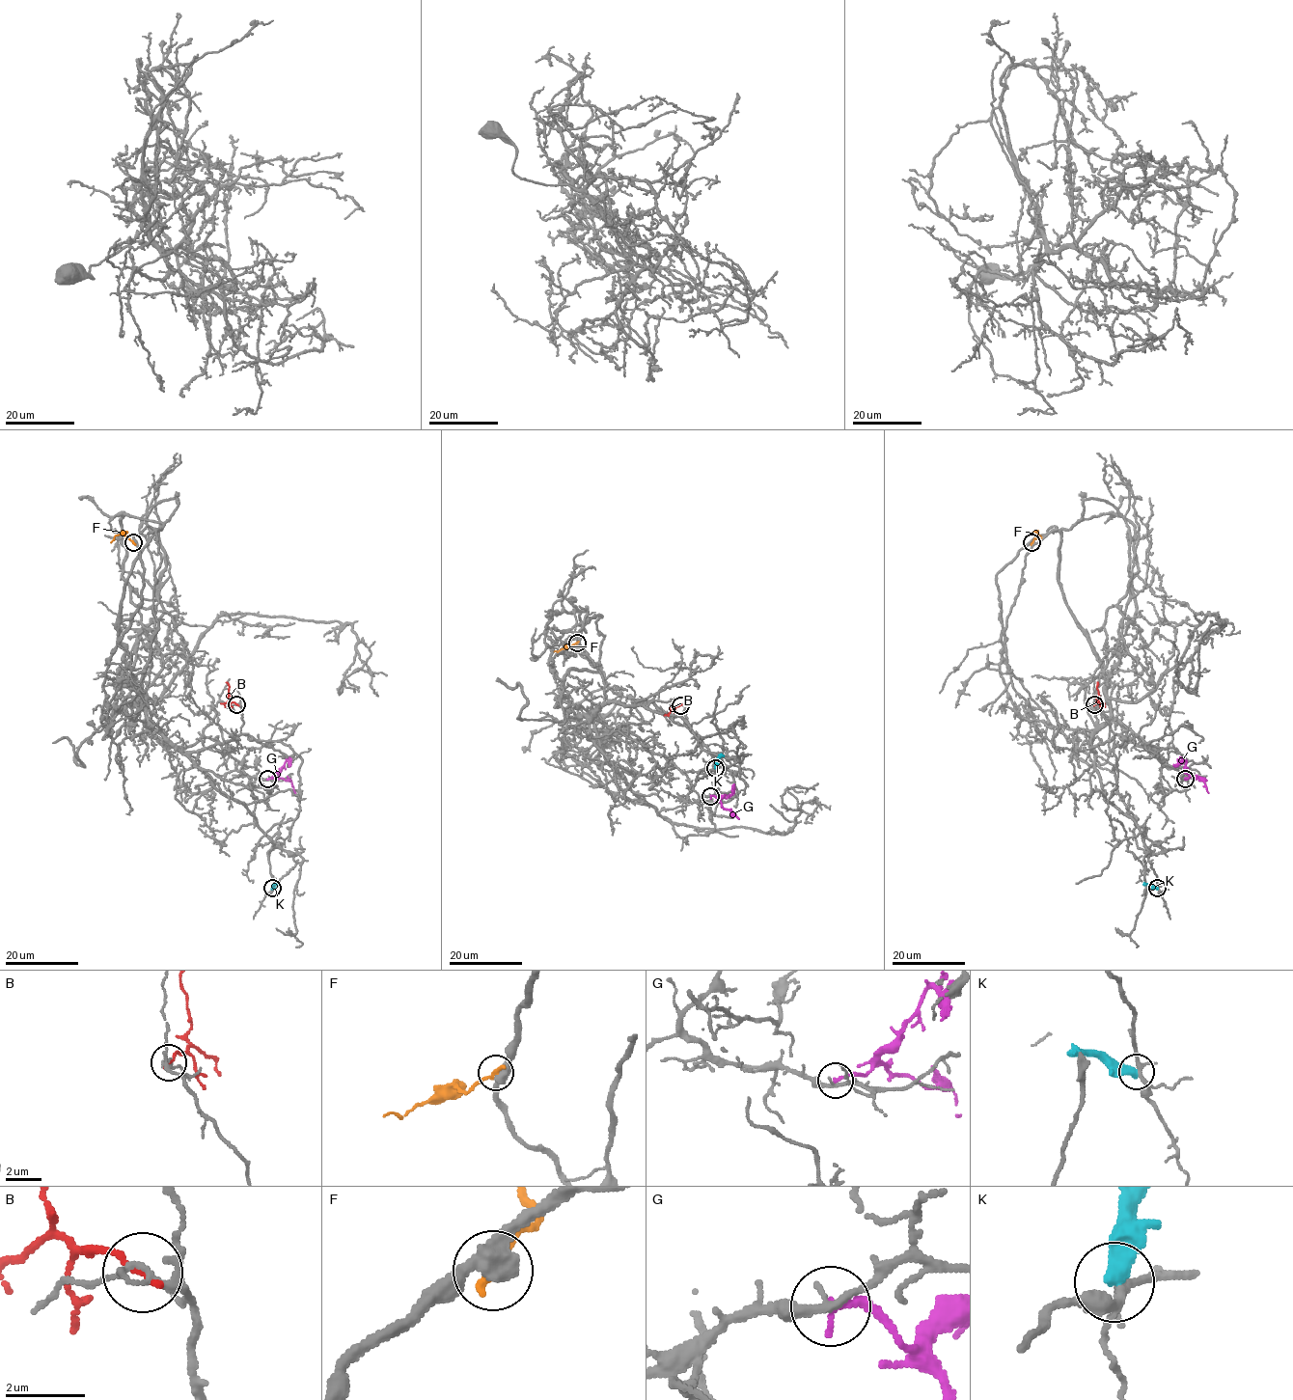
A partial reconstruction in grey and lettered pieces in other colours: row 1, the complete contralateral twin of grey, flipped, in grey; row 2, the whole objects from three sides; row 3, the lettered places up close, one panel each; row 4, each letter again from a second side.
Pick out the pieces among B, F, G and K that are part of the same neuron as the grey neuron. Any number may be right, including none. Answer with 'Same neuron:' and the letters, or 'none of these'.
Same neuron: none of these

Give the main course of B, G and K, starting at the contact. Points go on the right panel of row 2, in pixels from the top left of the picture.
B: (1094, 704), (1099, 694), (1097, 681)
G: (1185, 779), (1195, 776), (1203, 781), (1209, 792)
K: (1157, 888), (1144, 884)

